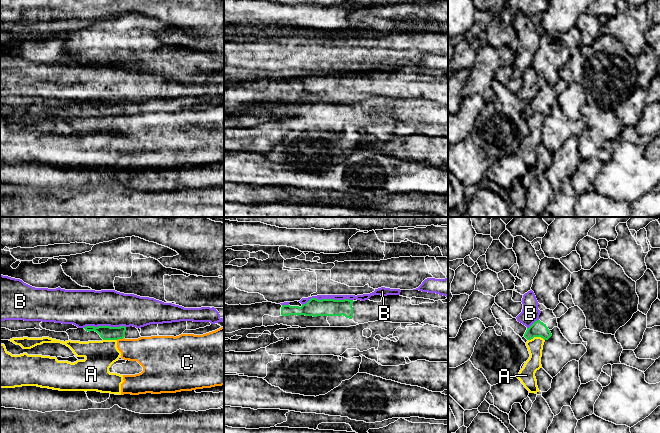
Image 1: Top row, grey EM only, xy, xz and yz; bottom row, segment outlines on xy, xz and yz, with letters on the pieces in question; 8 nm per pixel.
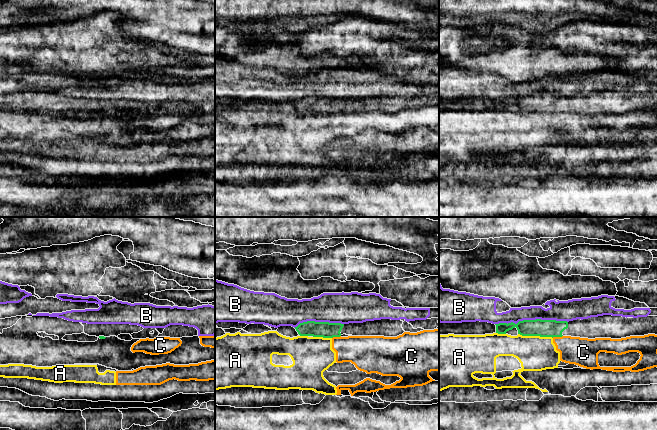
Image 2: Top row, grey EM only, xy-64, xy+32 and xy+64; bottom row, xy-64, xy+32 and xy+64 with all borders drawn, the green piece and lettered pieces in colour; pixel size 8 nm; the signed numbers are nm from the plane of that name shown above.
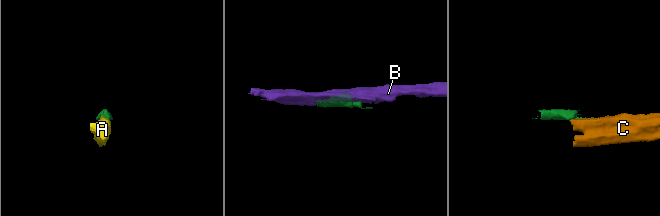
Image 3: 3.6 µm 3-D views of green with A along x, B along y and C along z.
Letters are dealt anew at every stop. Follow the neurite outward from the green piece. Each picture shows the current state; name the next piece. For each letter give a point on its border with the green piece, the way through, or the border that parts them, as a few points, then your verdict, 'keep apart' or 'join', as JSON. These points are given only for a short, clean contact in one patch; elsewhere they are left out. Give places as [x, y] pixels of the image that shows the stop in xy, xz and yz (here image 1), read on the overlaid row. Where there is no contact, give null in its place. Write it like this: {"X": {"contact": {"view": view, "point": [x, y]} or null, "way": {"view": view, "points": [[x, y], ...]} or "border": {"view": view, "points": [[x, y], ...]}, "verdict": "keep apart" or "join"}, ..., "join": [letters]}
{"A": {"contact": {"view": "yz", "point": [536, 336]}, "verdict": "keep apart"}, "B": {"contact": {"view": "xz", "point": [327, 299]}, "verdict": "keep apart"}, "C": {"contact": {"view": "xy", "point": [120, 338]}, "border": {"view": "xy", "points": [[123, 337], [117, 340]]}, "verdict": "keep apart"}, "join": []}

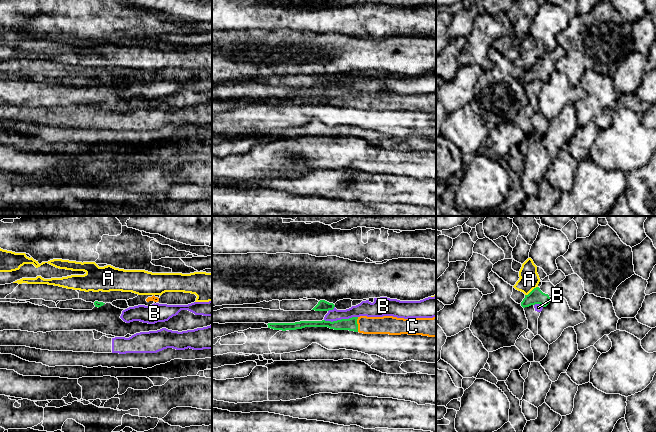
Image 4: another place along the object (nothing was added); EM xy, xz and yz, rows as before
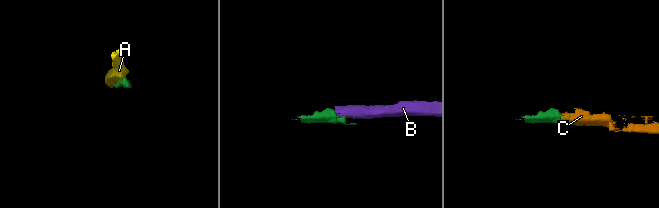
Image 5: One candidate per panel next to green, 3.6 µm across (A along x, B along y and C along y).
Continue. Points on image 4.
{"A": {"contact": {"view": "yz", "point": [532, 290]}, "verdict": "keep apart"}, "B": {"contact": {"view": "xz", "point": [341, 319]}, "border": {"view": "xz", "points": [[357, 316], [332, 321], [324, 320]]}, "verdict": "keep apart"}, "C": {"contact": {"view": "xz", "point": [357, 324]}, "way": {"view": "xz", "points": [[350, 324], [357, 324], [387, 324]]}, "verdict": "join"}, "join": ["C"]}

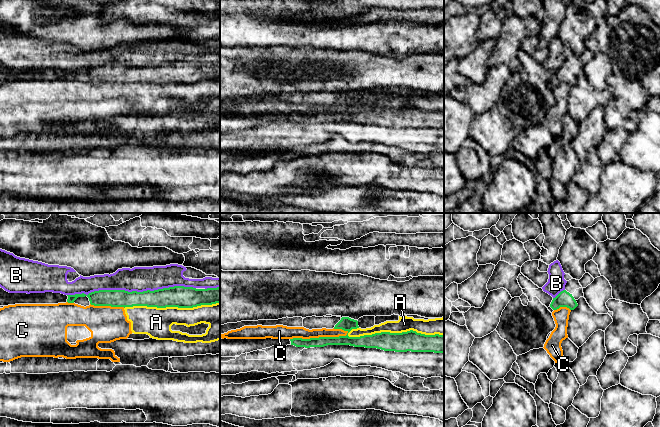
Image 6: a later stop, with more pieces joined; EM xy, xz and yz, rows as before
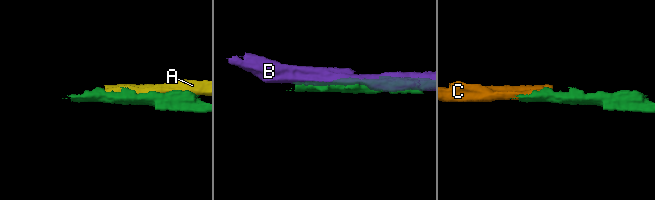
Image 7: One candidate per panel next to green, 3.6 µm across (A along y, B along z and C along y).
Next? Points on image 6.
{"A": {"contact": {"view": "xz", "point": [395, 333]}, "verdict": "keep apart"}, "B": {"contact": {"view": "xy", "point": [132, 291]}, "verdict": "keep apart"}, "C": {"contact": {"view": "xz", "point": [319, 337]}, "verdict": "keep apart"}, "join": []}

